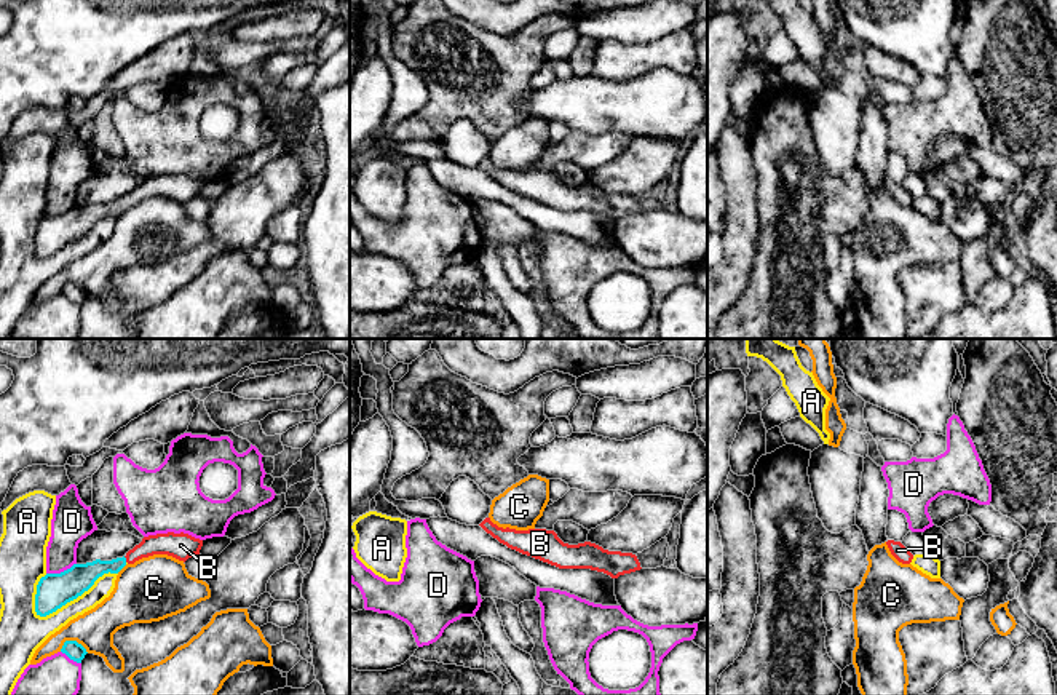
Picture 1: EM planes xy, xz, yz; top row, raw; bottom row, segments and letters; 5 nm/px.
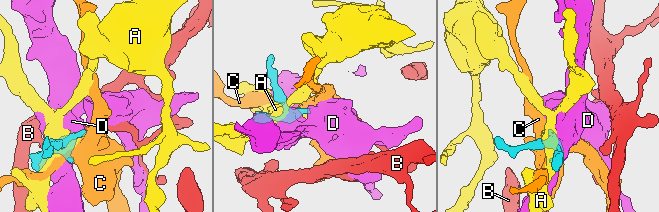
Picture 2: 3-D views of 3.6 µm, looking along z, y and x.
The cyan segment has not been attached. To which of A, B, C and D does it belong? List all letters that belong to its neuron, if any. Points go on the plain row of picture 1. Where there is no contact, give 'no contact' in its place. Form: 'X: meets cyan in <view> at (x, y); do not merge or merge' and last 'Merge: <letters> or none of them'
A: meets cyan in xy at (75, 240); do not merge
B: meets cyan in xy at (125, 202); merge
C: meets cyan in xy at (74, 283); do not merge
D: meets cyan in xy at (61, 214); do not merge
Merge: B

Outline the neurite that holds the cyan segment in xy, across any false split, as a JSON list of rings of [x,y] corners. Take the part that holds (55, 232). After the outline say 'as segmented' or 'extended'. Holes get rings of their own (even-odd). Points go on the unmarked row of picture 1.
[[[184,174],[156,176],[144,179],[123,200],[112,203],[96,201],[86,206],[73,206],[61,216],[46,216],[37,227],[35,254],[40,259],[56,254],[88,233],[104,216],[118,216],[126,206],[134,206],[142,200],[168,197],[185,205],[188,200],[200,197],[201,189],[203,182]]]; extended

